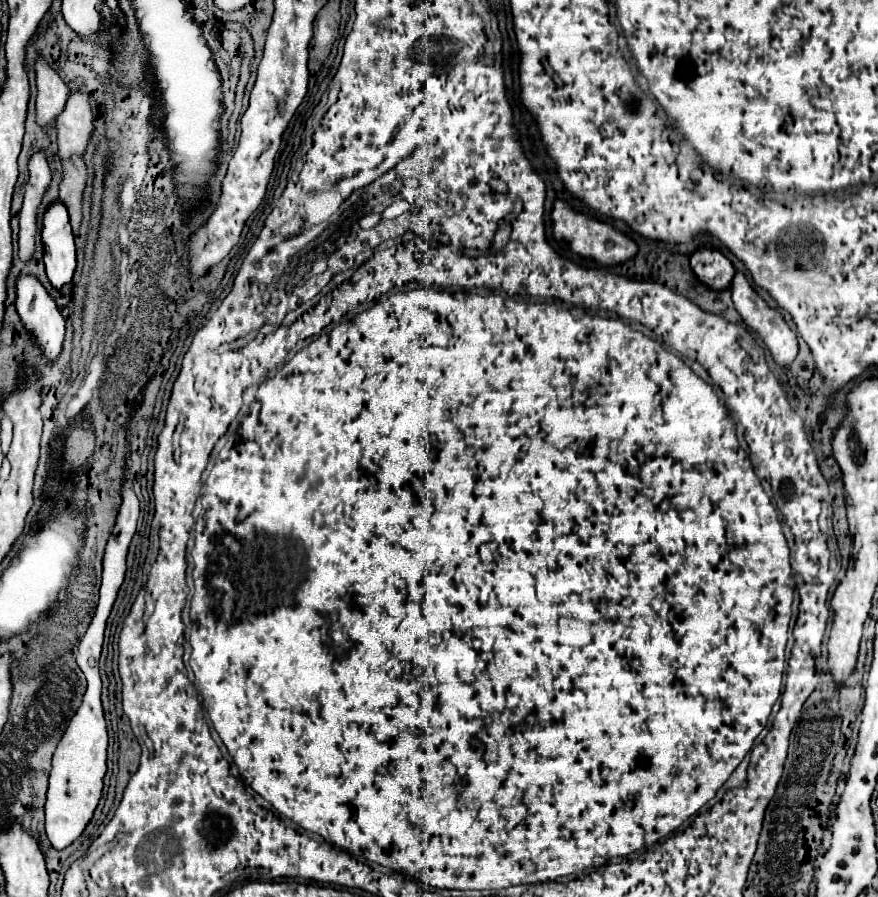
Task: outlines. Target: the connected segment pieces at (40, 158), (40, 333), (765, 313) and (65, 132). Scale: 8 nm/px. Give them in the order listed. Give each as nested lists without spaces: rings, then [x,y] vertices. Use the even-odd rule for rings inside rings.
[[[37,152],[29,162],[29,182],[27,182],[27,194],[21,208],[21,232],[19,232],[19,256],[21,260],[29,260],[33,256],[33,238],[37,232],[37,206],[41,204],[43,192],[47,190],[51,182],[51,170],[47,164],[47,158],[43,152]]]
[[[21,274],[17,278],[15,292],[15,308],[25,328],[31,332],[31,336],[49,360],[57,358],[65,334],[65,320],[53,296],[31,274]]]
[[[737,272],[735,278],[733,278],[733,284],[731,284],[731,290],[733,290],[733,302],[735,302],[735,308],[737,312],[741,314],[743,322],[749,326],[749,328],[755,328],[755,332],[761,336],[761,340],[769,346],[773,358],[777,364],[791,364],[793,358],[797,356],[797,336],[795,332],[789,328],[789,324],[785,322],[783,314],[779,314],[777,310],[773,310],[751,286],[751,282],[745,278],[743,272]]]
[[[69,90],[69,98],[65,102],[63,112],[55,120],[57,128],[57,146],[59,156],[67,158],[69,154],[85,152],[85,146],[93,132],[93,114],[89,106],[89,96],[79,90]]]

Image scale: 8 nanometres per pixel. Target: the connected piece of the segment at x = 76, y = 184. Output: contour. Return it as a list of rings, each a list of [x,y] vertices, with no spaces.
[[[79,156],[61,160],[61,166],[63,166],[63,178],[59,184],[59,200],[67,206],[71,226],[77,232],[79,224],[81,224],[81,196],[83,196],[87,172],[85,172],[85,164]]]

